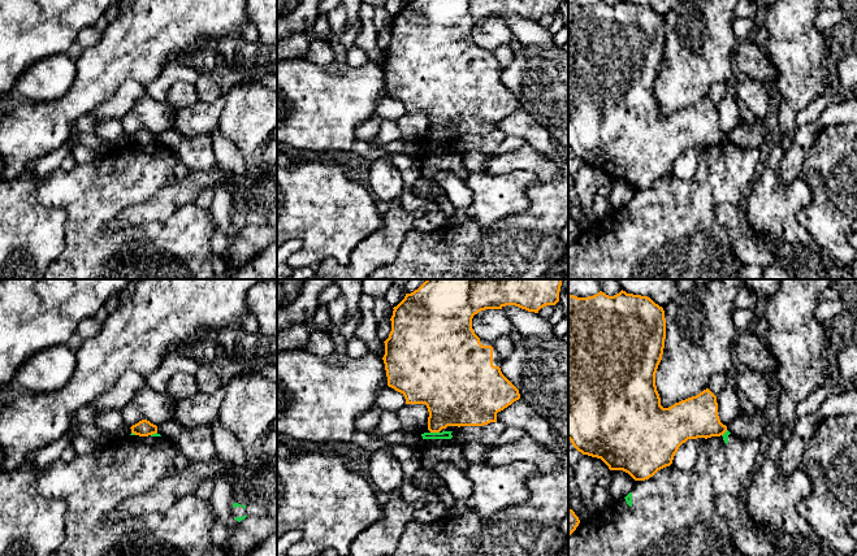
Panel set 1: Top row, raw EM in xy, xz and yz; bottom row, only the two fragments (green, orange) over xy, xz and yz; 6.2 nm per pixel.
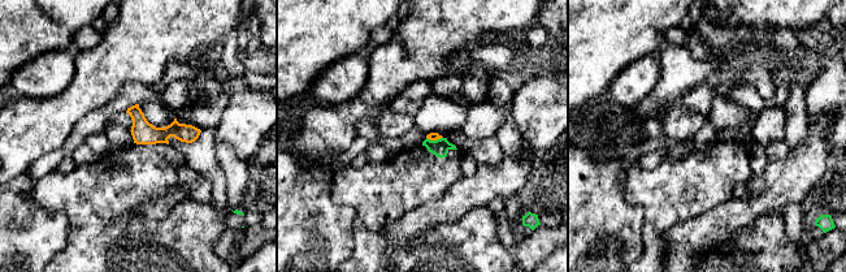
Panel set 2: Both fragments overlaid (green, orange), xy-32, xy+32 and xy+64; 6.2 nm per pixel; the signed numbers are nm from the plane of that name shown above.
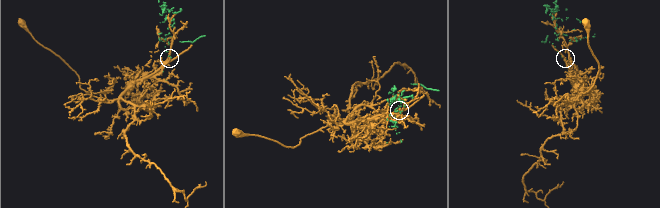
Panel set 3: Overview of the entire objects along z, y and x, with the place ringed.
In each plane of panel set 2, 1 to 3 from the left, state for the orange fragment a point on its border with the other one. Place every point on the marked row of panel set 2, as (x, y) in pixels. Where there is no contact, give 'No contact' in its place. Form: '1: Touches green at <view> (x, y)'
1: No contact
2: Touches green at xy+32 (434, 141)
3: No contact

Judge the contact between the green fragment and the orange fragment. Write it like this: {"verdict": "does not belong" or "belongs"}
{"verdict": "does not belong"}

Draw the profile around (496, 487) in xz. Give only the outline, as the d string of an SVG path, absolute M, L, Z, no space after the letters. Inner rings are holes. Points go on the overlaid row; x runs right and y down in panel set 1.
M528 461L505 465L473 462L464 473L473 483L472 494L464 500L455 500L447 517L471 512L486 518L511 505L523 504L529 498L525 482L540 474L537 466Z

